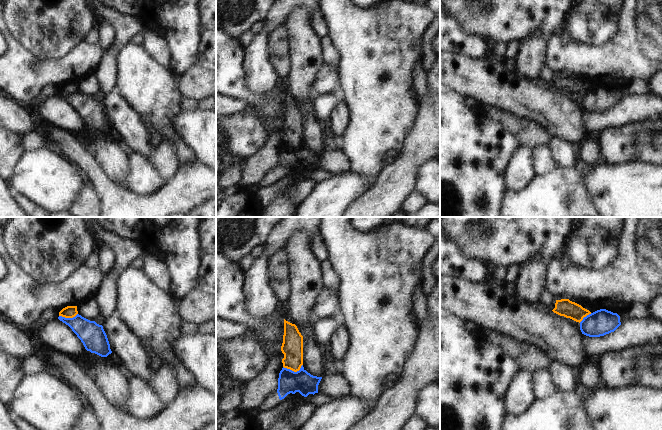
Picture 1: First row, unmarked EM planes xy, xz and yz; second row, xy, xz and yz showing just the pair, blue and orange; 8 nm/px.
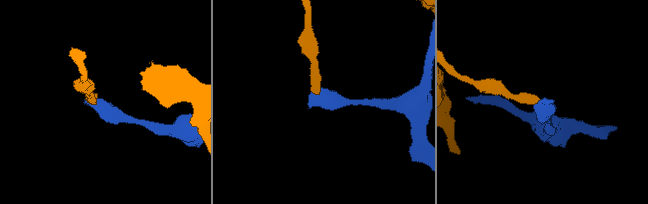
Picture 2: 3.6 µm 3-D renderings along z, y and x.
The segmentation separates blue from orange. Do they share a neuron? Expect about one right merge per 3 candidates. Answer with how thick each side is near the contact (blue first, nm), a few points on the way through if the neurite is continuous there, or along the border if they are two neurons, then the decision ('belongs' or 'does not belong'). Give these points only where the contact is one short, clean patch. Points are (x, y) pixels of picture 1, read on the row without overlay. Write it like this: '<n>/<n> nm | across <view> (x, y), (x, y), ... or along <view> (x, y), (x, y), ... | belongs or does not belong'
180/180 nm | along xz (302, 140), (296, 147), (283, 142) | does not belong

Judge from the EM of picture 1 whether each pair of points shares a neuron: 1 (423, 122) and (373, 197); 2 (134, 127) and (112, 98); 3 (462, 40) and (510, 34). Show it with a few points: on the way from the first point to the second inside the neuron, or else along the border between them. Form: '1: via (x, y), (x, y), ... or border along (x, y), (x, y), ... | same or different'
1: via (423, 141), (392, 178) | same
2: via (127, 120), (119, 112), (118, 105) | same
3: border along (461, 26), (467, 33), (482, 37), (491, 45) | different

